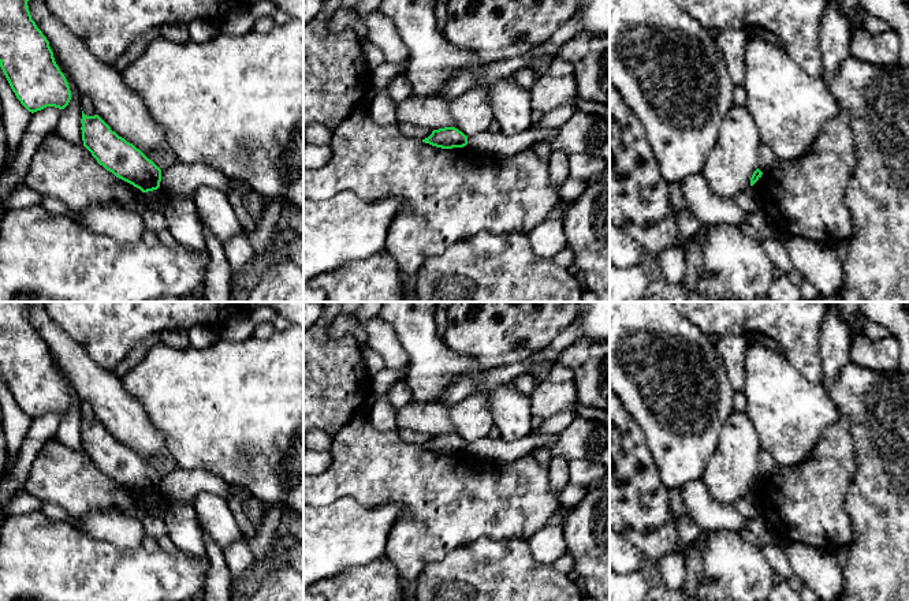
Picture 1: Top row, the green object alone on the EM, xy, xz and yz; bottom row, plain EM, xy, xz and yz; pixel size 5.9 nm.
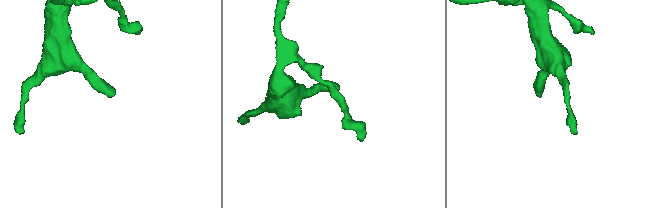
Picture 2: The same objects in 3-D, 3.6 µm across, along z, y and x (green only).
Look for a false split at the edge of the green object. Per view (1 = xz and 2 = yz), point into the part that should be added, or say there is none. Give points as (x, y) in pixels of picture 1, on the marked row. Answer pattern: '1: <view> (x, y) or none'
1: none
2: none

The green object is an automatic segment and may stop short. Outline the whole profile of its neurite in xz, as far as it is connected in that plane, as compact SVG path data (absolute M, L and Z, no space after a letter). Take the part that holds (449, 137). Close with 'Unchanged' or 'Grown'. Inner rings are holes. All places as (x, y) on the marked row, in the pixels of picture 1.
M444 127L433 130L428 138L422 139L422 142L442 149L452 149L466 146L467 137L455 127Z. Unchanged

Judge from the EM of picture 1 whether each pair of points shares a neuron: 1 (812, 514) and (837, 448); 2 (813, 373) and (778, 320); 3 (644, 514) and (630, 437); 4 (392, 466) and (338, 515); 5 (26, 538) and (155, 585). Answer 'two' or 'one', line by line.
1: one
2: one
3: one
4: two
5: one

